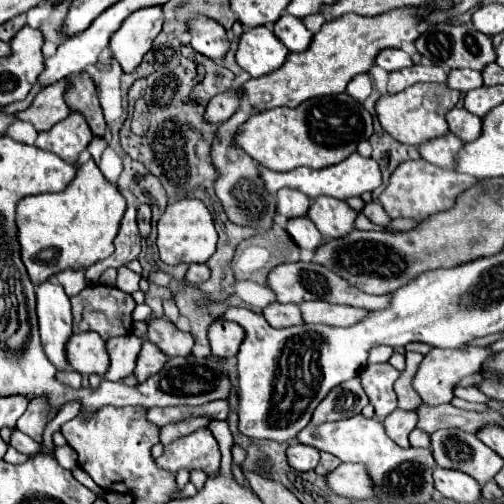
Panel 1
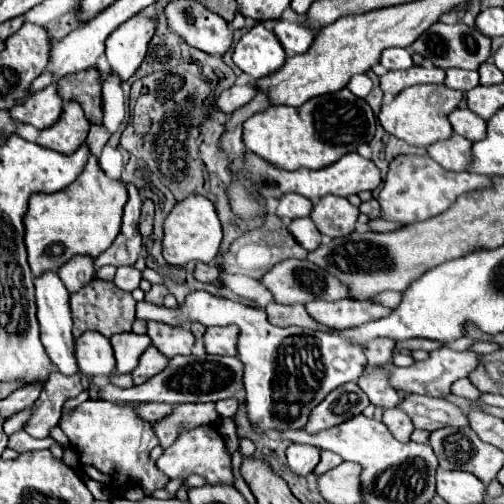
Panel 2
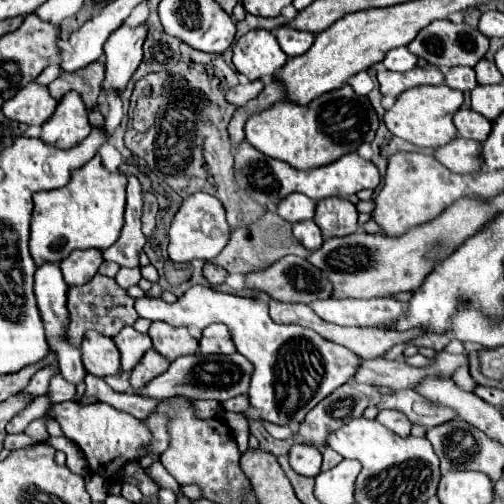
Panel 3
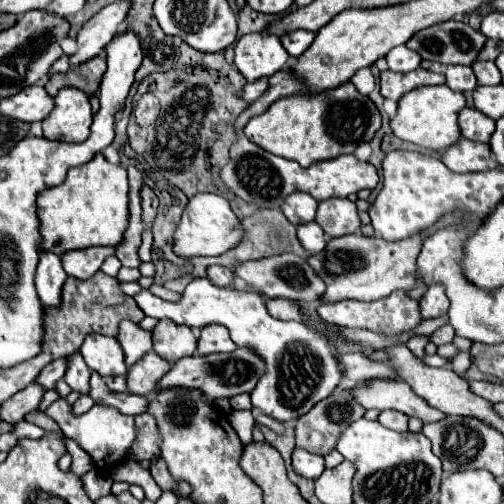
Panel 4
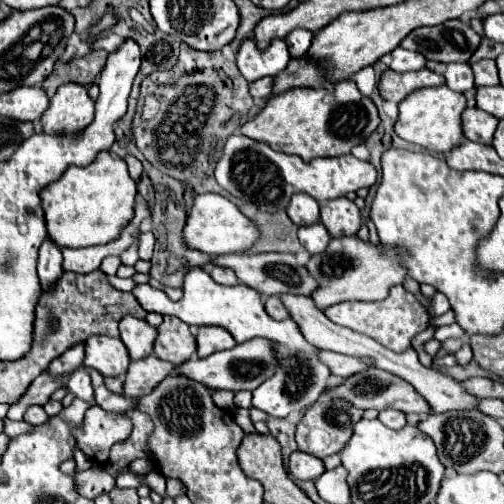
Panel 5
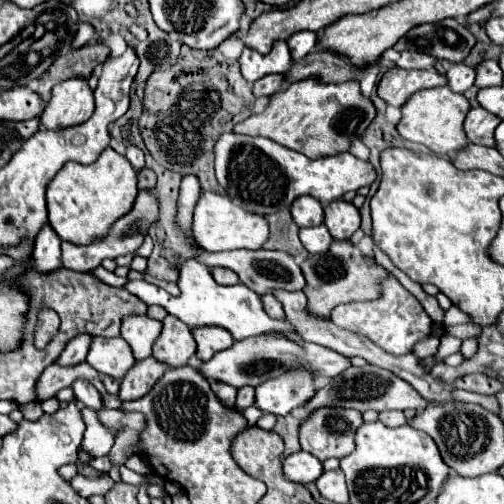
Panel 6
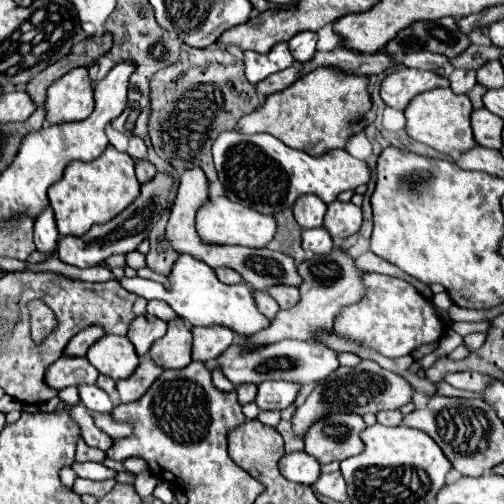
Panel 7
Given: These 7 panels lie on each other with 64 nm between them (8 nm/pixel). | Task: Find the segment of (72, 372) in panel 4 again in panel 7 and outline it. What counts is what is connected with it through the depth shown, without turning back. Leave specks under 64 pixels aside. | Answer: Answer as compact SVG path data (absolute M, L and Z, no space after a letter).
M80 384L78 386L80 390L80 400L82 404L92 410L92 412L104 412L104 414L110 414L112 408L114 408L114 402L110 400L110 396L100 390L98 386L86 386L86 384Z

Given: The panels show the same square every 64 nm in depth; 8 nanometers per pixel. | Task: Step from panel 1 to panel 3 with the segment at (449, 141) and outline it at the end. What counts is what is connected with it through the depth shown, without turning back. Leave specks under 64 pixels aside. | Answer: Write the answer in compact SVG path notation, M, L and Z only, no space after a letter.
M458 136L452 142L448 142L446 146L436 150L436 160L458 174L482 170L484 168L482 144L476 140L466 140Z

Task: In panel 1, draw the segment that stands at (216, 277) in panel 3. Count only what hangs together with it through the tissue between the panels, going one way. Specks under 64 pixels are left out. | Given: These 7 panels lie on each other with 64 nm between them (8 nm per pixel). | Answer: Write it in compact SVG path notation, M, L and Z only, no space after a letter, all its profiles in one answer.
M190 264L190 270L186 272L186 282L190 284L202 284L210 278L210 270L206 264Z

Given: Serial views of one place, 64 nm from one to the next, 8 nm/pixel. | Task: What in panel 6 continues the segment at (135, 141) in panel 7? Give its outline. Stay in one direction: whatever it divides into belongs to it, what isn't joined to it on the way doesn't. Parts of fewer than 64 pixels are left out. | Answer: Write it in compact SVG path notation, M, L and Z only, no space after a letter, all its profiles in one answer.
M128 144L126 158L132 162L134 170L140 170L140 168L144 168L144 152L142 152L142 148L138 148L136 144Z

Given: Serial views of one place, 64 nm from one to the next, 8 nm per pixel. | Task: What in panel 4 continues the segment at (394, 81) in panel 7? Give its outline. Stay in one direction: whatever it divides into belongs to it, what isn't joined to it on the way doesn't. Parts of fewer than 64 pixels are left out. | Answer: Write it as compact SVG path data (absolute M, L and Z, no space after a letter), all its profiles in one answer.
M418 68L414 72L406 72L406 74L386 70L380 74L380 92L384 98L398 102L406 92L410 92L414 88L434 86L434 84L444 84L444 82L446 82L446 78L442 74L434 74L424 68Z

